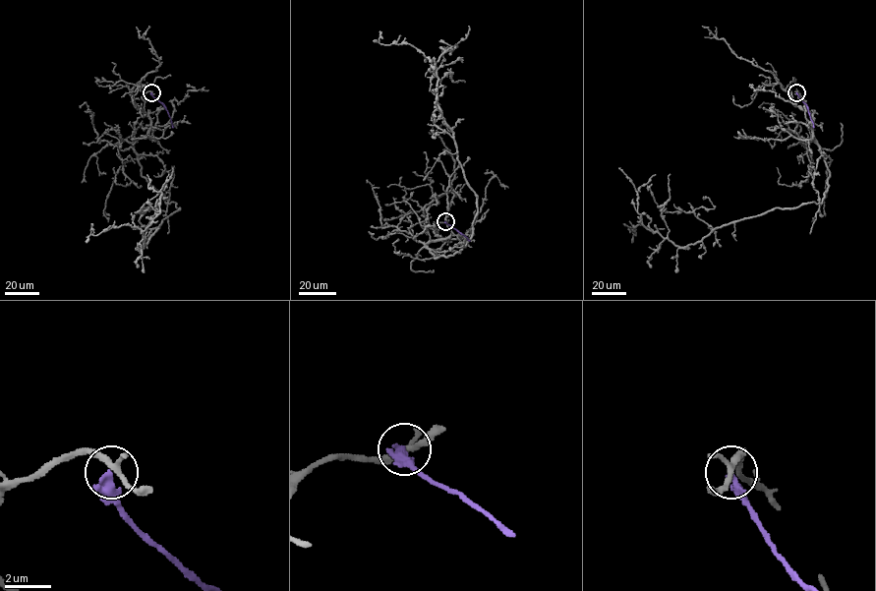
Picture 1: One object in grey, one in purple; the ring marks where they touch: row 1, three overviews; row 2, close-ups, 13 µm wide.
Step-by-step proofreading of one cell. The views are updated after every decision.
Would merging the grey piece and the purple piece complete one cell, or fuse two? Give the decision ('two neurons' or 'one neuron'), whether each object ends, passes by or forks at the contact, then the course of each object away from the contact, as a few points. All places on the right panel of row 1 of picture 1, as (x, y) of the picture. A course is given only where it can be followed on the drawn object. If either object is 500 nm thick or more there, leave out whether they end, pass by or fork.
two neurons; grey forks there; purple ends there; grey runs (796, 92), (829, 172), (821, 203), (774, 207), (678, 247), (648, 229), (637, 212), (637, 191), (655, 174); purple runs (796, 92), (806, 104), (813, 128)

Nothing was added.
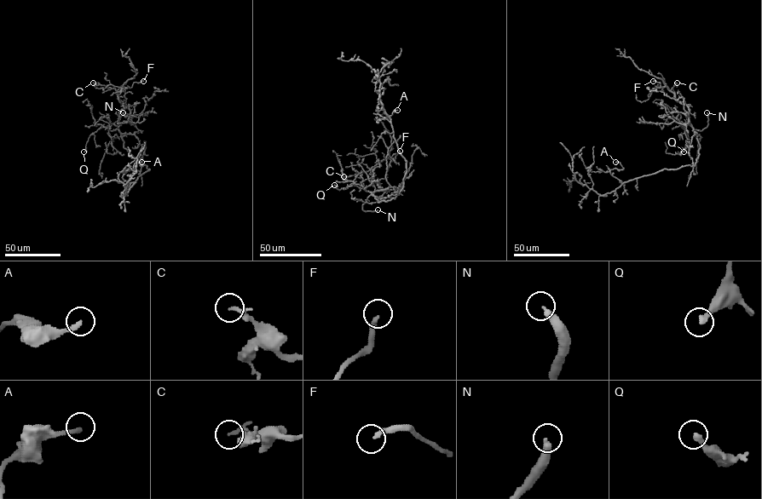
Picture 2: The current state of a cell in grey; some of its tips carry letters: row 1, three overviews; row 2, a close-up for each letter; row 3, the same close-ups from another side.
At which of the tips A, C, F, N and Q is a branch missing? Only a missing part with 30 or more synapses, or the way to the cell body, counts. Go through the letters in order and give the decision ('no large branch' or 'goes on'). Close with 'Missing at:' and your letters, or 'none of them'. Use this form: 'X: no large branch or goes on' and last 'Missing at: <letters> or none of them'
A: no large branch
C: no large branch
F: no large branch
N: goes on
Q: no large branch
Missing at: N

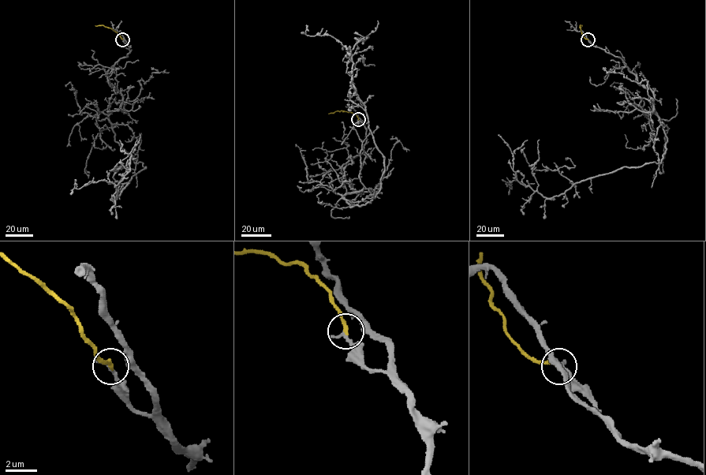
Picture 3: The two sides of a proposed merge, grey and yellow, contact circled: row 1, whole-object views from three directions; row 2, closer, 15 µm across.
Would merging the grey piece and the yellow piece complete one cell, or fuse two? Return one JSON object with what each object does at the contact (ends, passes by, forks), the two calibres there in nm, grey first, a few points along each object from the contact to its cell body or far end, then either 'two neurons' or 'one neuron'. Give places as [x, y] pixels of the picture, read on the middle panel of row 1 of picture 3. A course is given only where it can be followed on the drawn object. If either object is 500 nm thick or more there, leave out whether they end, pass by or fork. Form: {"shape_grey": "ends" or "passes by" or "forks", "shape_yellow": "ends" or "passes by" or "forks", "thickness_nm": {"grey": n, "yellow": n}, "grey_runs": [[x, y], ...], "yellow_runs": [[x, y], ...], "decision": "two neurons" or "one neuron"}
{"shape_grey": "ends", "shape_yellow": "ends", "thickness_nm": {"grey": 280, "yellow": 240}, "grey_runs": [[358, 120], [350, 207], [384, 170], [352, 83], [367, 36], [355, 53]], "yellow_runs": [[358, 119], [354, 113], [344, 110], [328, 114]], "decision": "one neuron"}

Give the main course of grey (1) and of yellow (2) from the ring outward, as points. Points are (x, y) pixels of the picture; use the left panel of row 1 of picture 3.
1: (122, 39), (129, 52), (107, 72), (122, 102), (109, 121), (146, 167), (116, 198), (131, 155), (119, 140)
2: (122, 39), (110, 28), (95, 25)

